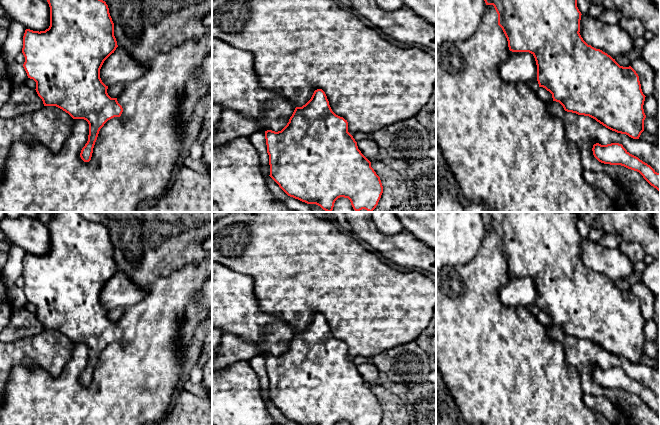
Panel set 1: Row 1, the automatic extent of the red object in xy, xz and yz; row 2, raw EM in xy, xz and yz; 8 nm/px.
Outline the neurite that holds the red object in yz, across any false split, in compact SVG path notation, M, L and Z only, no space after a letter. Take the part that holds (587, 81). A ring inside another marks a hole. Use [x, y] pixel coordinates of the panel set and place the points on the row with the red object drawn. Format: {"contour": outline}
{"contour": "M577 0L484 1L486 5L494 6L498 14L498 25L507 38L509 50L529 52L534 56L539 87L549 91L553 101L559 102L567 112L589 116L612 131L639 139L646 118L643 109L646 96L642 92L639 76L631 66L620 66L610 55L583 40L579 33L582 14L577 7Z"}

